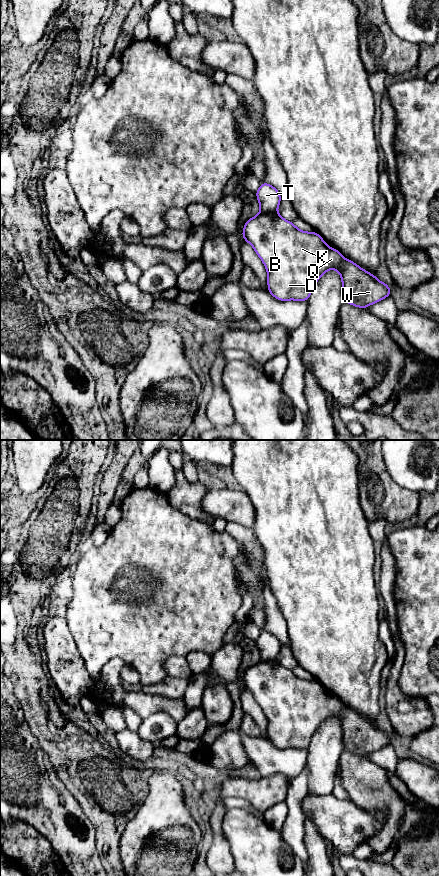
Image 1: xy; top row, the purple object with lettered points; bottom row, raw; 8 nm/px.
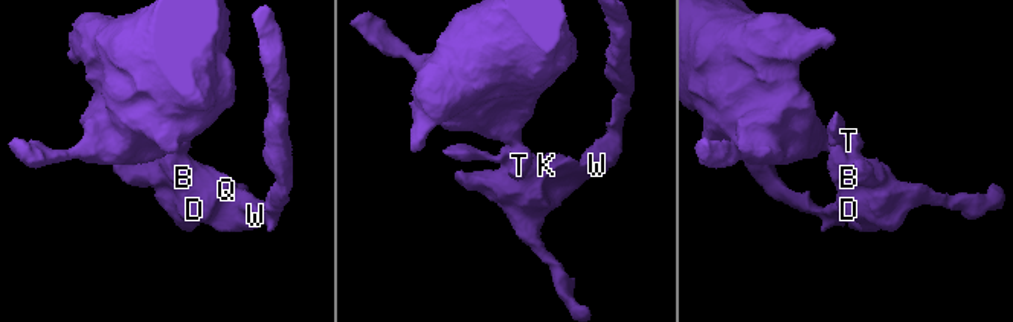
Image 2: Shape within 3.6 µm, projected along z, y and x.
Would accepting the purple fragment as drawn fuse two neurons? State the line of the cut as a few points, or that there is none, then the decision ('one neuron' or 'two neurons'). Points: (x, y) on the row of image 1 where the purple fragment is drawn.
cut in xy along (261, 211), (276, 212); two neurons

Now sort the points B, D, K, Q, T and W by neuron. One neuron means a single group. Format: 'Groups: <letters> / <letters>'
Groups: B D K Q W / T

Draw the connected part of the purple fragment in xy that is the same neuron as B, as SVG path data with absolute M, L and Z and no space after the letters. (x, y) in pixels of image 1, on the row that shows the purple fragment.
M260 212L248 219L242 237L252 245L264 263L268 272L268 291L280 301L307 301L316 282L330 269L336 269L341 276L345 303L365 309L391 295L389 285L379 281L375 275L353 261L347 260L337 249L329 248L318 233L299 230L277 212Z

